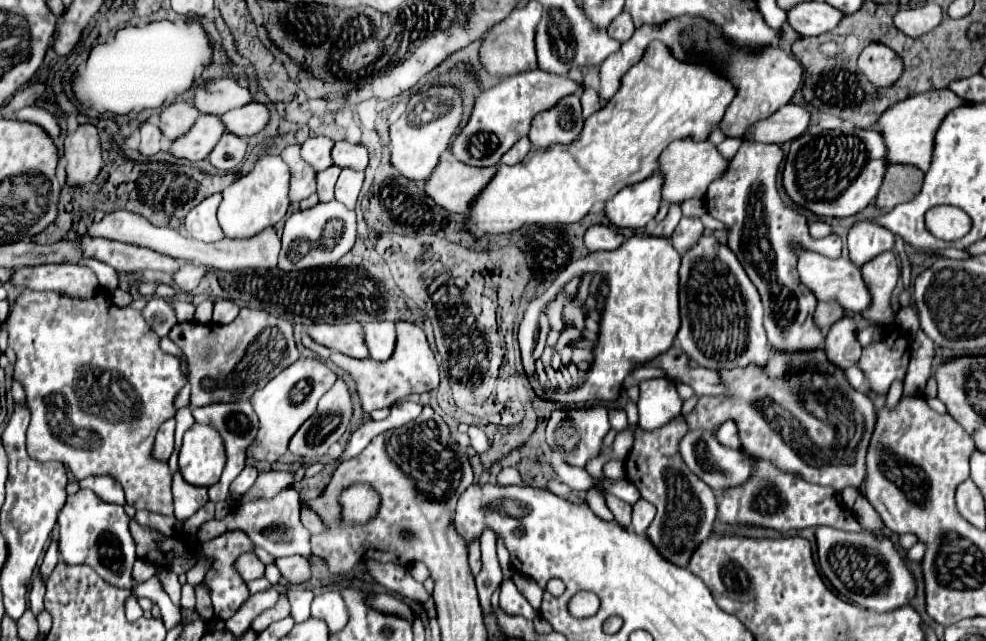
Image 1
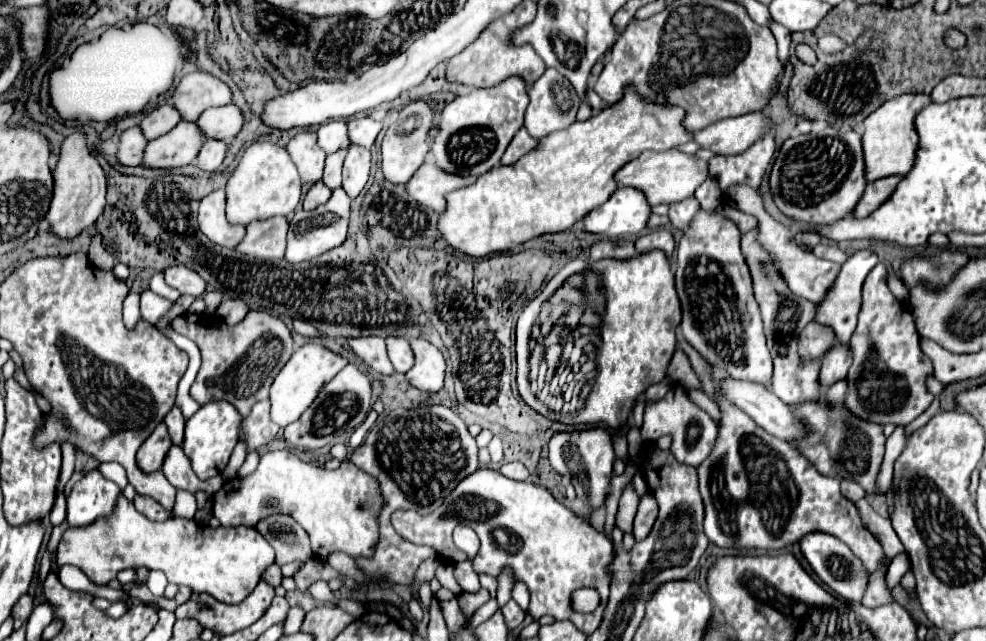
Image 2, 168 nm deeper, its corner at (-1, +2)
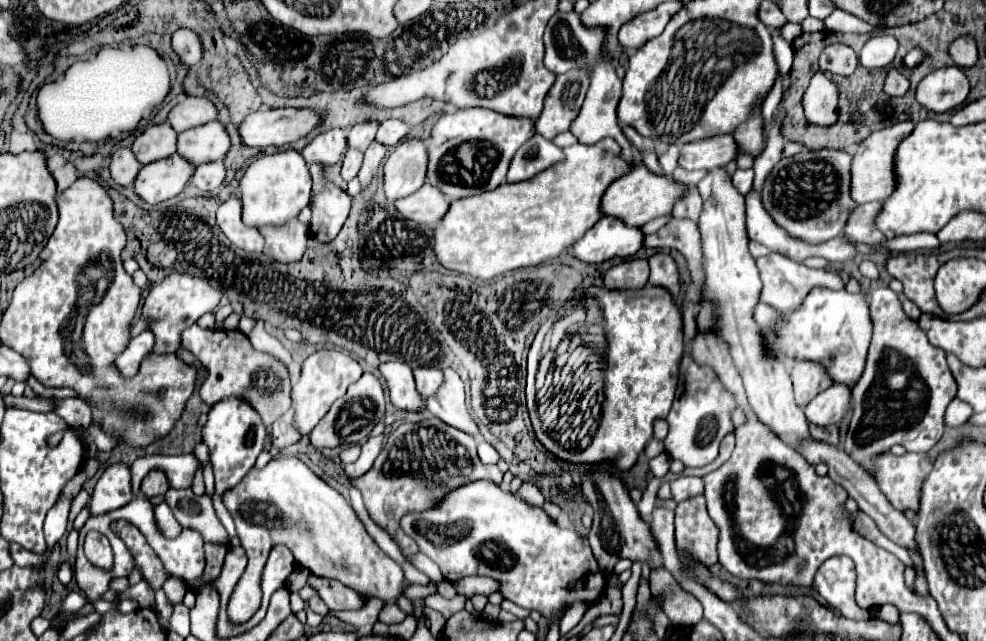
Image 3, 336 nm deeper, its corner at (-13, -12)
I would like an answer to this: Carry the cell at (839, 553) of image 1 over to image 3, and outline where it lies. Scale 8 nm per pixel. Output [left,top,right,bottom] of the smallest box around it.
[815,556,869,620]

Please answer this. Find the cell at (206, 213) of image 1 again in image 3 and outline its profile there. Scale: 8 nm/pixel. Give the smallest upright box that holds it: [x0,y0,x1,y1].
[217,198,263,252]

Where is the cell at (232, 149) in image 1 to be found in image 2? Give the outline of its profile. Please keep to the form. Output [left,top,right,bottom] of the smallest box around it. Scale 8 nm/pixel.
[197,140,227,172]

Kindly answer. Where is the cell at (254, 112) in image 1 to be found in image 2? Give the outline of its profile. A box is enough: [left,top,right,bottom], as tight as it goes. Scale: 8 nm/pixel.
[195,104,243,142]

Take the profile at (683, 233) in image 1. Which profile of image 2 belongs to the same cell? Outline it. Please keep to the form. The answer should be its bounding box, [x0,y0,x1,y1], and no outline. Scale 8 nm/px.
[669,196,699,228]

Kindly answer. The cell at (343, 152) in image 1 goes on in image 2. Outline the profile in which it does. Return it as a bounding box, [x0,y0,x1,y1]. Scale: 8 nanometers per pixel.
[347,116,381,148]

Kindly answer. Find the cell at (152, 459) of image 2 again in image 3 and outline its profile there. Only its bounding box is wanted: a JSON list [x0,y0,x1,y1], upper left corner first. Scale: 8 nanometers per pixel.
[141,470,169,498]

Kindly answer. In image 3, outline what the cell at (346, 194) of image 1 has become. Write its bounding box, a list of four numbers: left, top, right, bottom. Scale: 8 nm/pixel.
[357,142,387,190]

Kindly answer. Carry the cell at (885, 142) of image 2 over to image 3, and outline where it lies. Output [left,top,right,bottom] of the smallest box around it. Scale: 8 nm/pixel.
[851,120,915,204]

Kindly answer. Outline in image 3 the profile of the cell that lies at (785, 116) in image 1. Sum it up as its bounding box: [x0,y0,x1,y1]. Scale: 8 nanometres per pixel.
[679,134,755,170]

